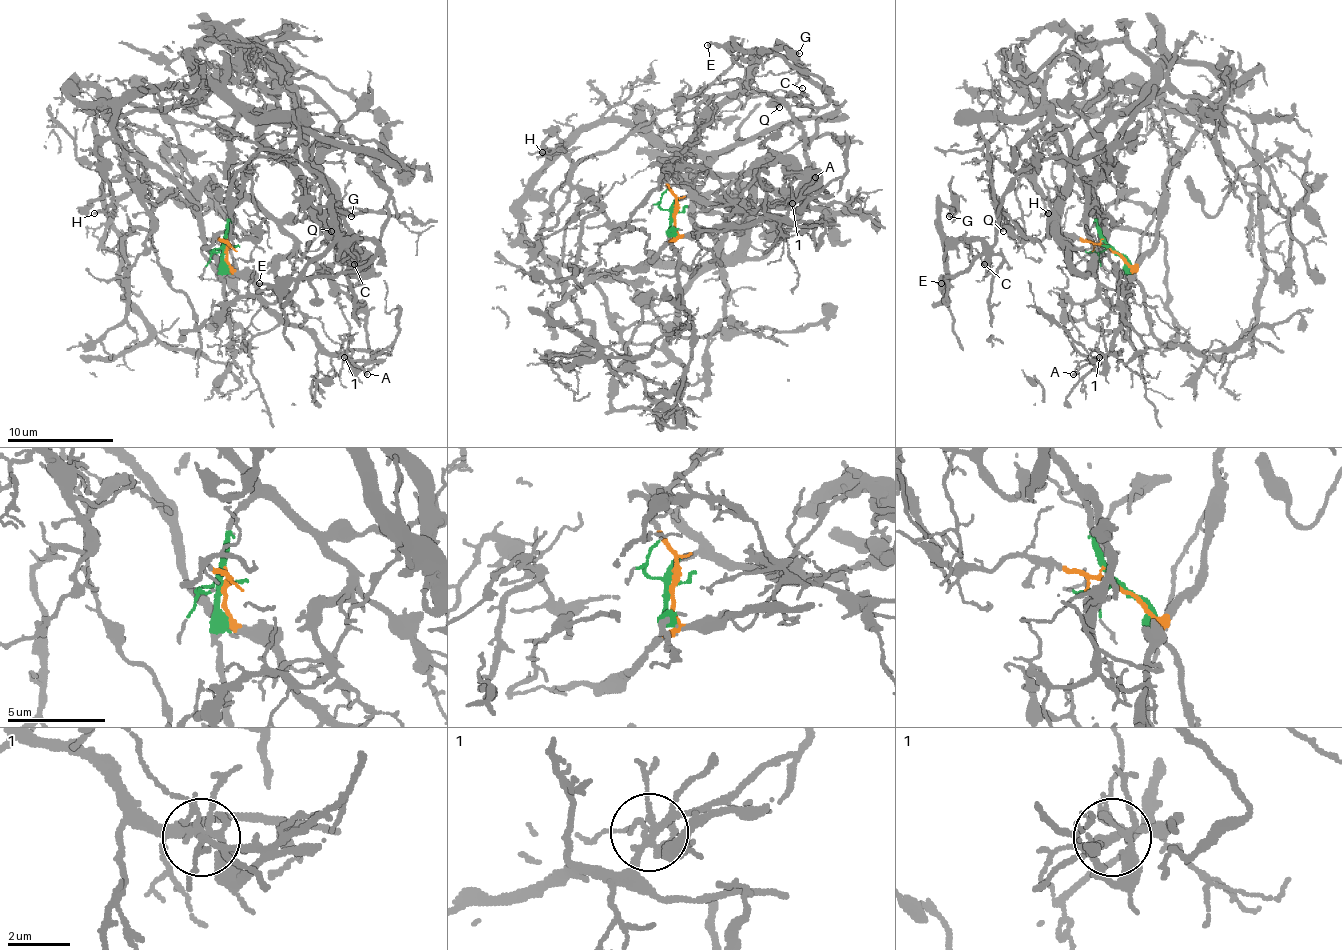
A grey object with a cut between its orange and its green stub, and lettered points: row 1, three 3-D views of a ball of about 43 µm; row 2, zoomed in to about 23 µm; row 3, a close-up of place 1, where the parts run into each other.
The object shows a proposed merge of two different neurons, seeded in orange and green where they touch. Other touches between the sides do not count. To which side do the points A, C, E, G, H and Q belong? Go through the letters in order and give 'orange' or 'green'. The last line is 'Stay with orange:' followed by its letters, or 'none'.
A: orange
C: green
E: green
G: green
H: green
Q: green
Stay with orange: A

